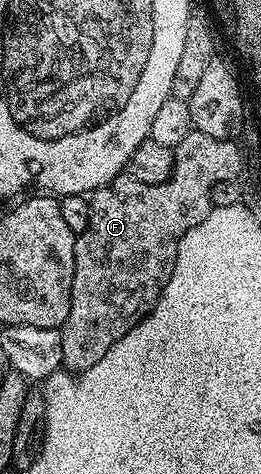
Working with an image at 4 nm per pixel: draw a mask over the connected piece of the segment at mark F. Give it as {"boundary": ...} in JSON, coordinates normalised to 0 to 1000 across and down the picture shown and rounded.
{"boundary":[[[747,272],[728,281],[713,281],[713,289],[697,289],[697,297],[667,316],[674,321],[674,329],[667,331],[667,357],[659,359],[659,371],[636,382],[621,382],[605,390],[544,390],[544,382],[513,382],[490,367],[464,365],[406,390],[391,390],[375,401],[349,405],[345,475],[318,492],[291,500],[291,515],[284,517],[284,593],[268,610],[268,660],[253,660],[253,677],[241,690],[226,692],[230,709],[238,711],[241,772],[257,776],[264,785],[303,787],[310,783],[349,783],[379,776],[391,753],[406,753],[406,745],[418,736],[467,711],[483,711],[483,703],[498,703],[506,688],[536,679],[536,675],[579,656],[586,643],[605,635],[605,627],[621,618],[636,593],[651,593],[651,576],[667,576],[674,517],[686,504],[693,504],[716,487],[743,483],[743,475],[759,475],[812,447],[820,435],[812,401],[820,401],[839,386],[874,386],[885,378],[900,378],[900,382],[916,380],[939,361],[935,344],[920,329],[904,327],[900,310],[885,310],[885,304],[835,302],[824,295],[797,293],[797,285]]]}

